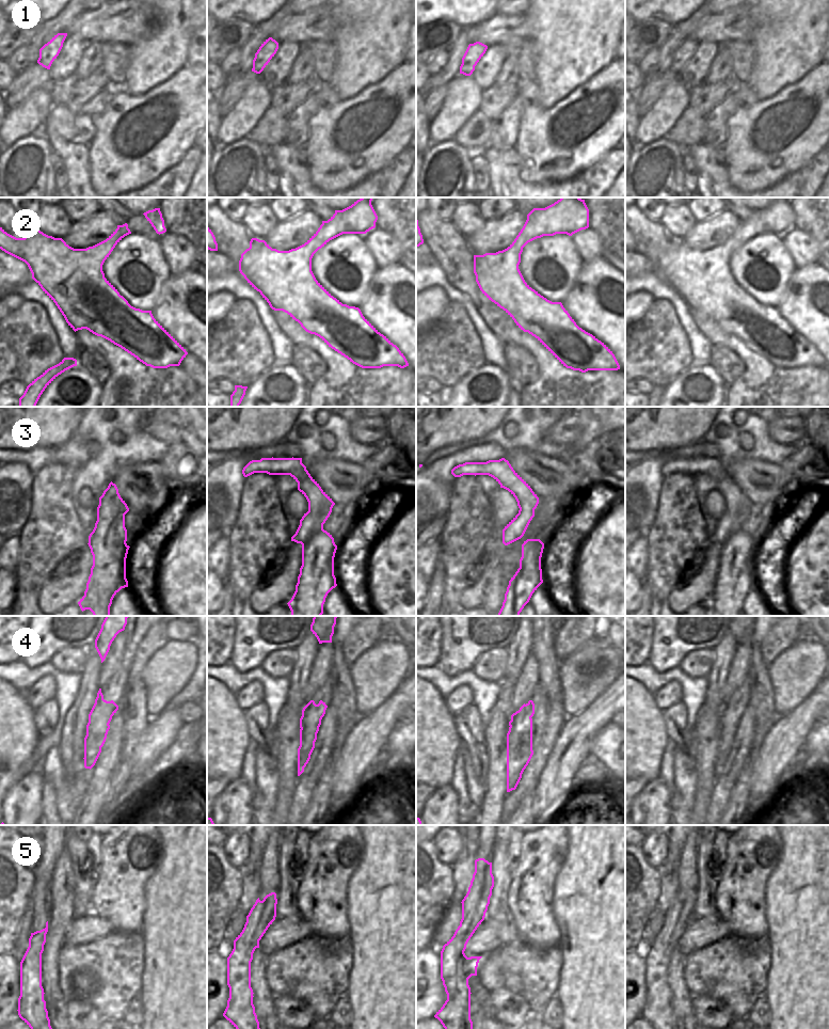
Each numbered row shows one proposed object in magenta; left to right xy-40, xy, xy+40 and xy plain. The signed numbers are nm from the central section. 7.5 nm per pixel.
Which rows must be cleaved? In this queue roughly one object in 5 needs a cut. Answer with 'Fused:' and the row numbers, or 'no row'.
Fused: 3, 4

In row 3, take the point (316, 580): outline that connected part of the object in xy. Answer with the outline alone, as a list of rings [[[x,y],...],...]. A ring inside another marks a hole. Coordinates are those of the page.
[[[318,509],[313,514],[309,511],[304,513],[296,534],[291,537],[291,541],[302,544],[302,566],[296,591],[287,603],[291,616],[321,616],[328,593],[337,586],[334,575],[334,557],[337,545],[332,535],[323,529],[322,514],[322,509]]]

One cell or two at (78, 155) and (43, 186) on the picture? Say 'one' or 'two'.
two

